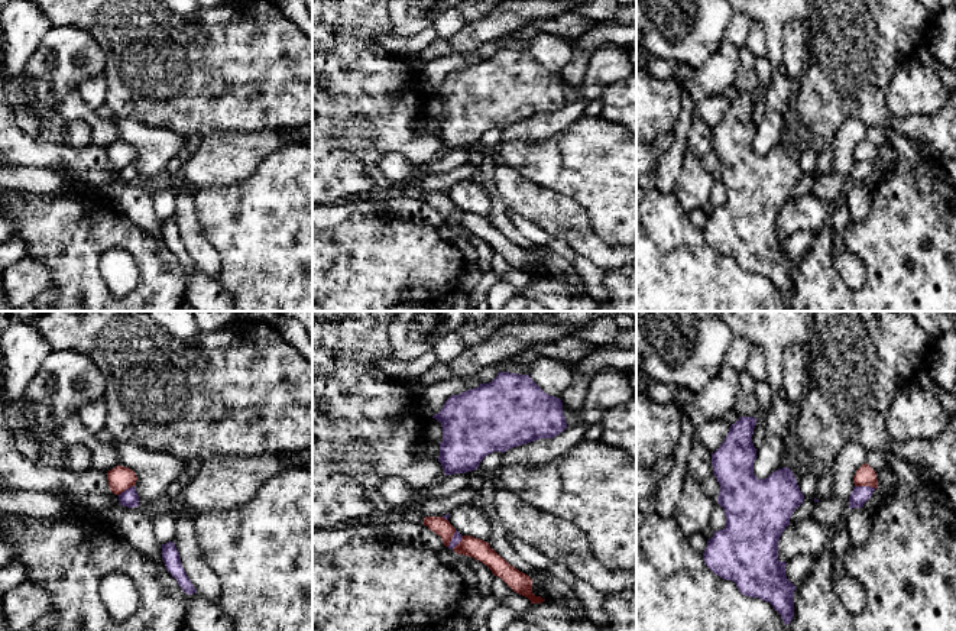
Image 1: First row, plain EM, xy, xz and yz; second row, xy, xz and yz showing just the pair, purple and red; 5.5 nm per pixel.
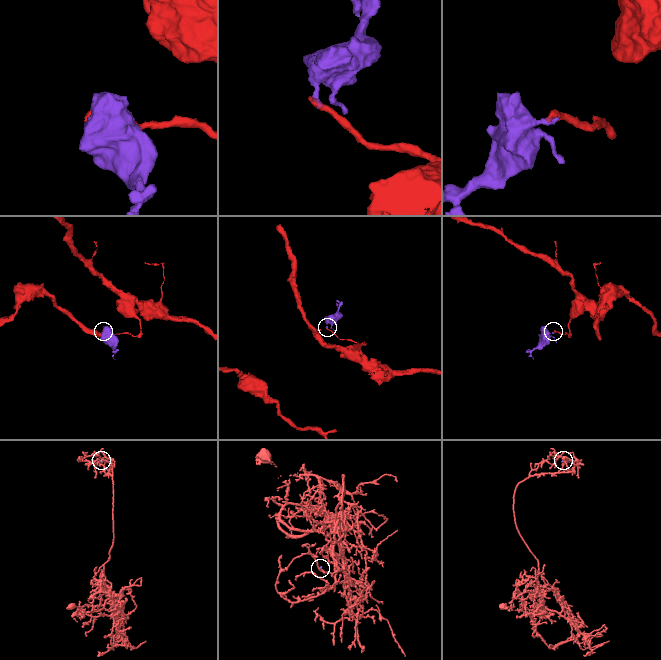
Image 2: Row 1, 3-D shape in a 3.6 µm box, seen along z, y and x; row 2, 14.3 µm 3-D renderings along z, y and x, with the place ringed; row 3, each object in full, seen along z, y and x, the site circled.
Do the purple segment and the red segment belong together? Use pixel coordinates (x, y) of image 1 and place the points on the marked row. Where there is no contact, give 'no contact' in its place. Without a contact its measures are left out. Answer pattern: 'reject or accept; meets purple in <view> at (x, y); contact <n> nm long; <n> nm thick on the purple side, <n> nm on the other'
reject; meets purple in yz at (865, 486); contact 120 nm long; 100 nm thick on the purple side, 110 nm on the other

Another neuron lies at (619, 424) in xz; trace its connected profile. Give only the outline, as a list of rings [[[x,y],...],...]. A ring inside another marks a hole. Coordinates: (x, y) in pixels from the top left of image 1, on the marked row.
[[[636,395],[628,402],[610,408],[600,420],[603,425],[602,441],[622,449],[636,459]]]

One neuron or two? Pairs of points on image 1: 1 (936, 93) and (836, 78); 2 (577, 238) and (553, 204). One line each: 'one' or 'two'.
1: two
2: one

